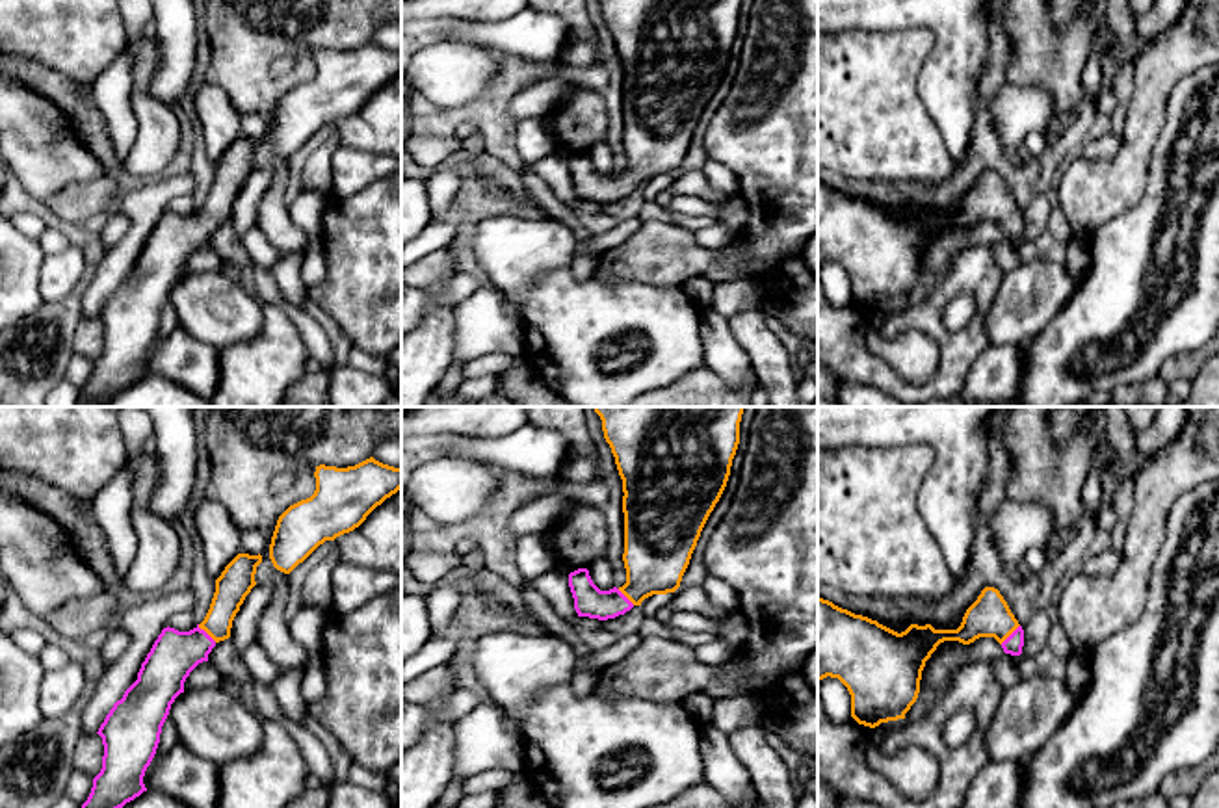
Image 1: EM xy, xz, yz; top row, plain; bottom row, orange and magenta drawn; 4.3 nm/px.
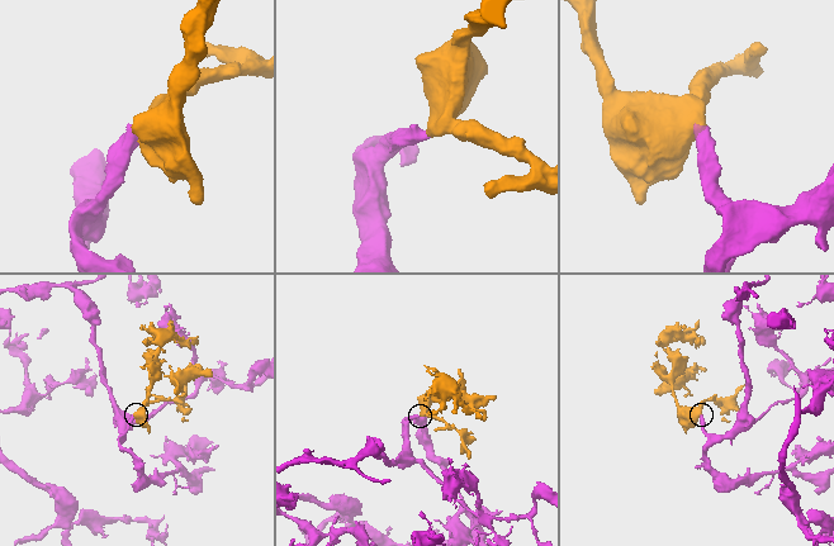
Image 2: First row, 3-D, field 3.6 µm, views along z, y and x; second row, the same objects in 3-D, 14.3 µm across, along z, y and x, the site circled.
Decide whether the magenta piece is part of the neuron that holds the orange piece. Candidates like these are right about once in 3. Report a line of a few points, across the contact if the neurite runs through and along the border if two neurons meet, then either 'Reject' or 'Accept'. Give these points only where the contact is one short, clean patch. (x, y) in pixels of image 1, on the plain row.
Line: xy (235, 168), (220, 203), (207, 216), (190, 233), (175, 238). Accept

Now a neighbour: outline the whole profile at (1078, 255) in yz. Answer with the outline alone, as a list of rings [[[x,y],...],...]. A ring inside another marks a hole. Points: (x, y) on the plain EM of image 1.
[[[1072,238],[1067,243],[1065,267],[1078,286],[1085,279],[1089,266],[1091,266],[1091,247]]]

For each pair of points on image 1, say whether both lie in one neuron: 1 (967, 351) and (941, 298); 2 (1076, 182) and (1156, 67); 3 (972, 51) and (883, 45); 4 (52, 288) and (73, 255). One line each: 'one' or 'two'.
1: one
2: one
3: two
4: one

